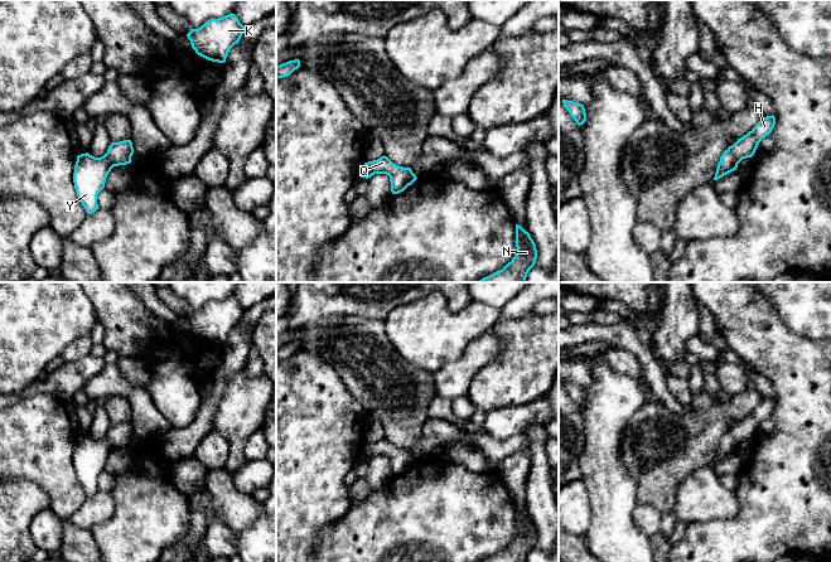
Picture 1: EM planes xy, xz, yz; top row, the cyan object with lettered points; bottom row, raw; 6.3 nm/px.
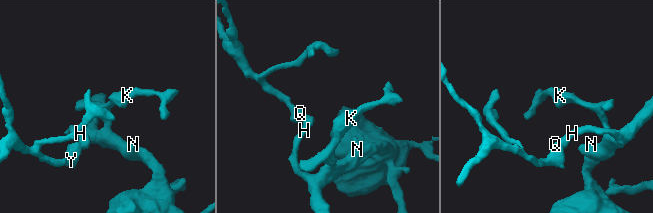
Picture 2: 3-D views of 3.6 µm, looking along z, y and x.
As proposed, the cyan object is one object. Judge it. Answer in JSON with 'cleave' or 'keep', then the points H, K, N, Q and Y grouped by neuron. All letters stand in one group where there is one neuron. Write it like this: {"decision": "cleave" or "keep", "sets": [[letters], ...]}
{"decision": "keep", "sets": [["H", "K", "N", "Q", "Y"]]}

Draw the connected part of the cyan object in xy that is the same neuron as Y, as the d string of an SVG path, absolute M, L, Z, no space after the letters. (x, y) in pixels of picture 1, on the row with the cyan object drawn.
M131 140L112 142L107 152L95 158L88 152L77 156L73 173L74 189L87 214L98 209L97 195L105 188L106 178L113 166L131 163Z

